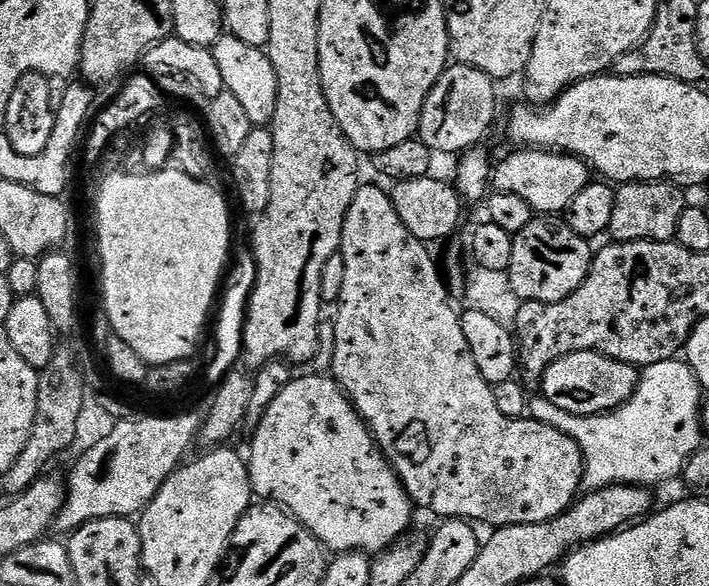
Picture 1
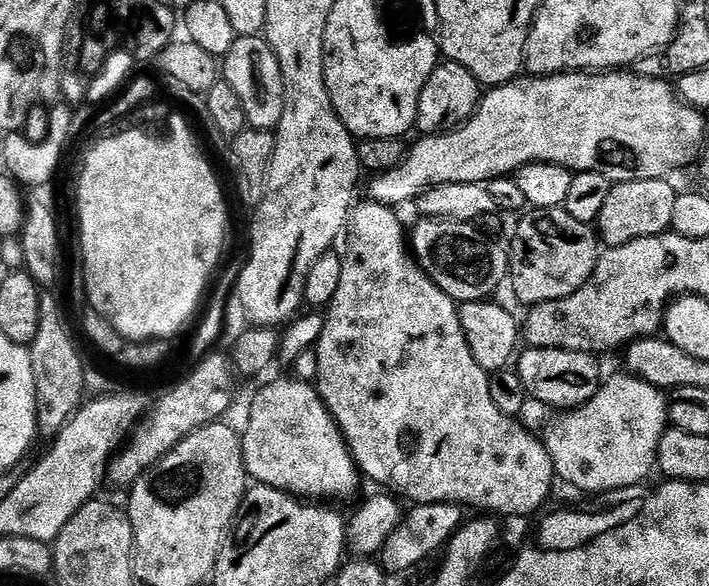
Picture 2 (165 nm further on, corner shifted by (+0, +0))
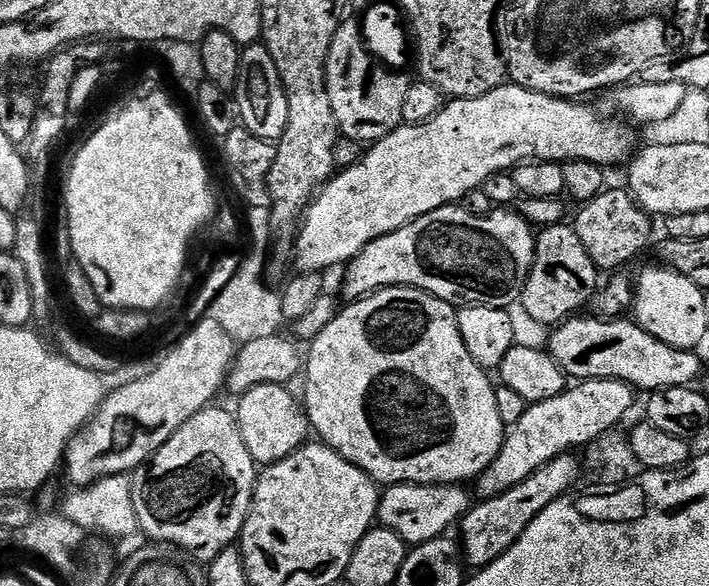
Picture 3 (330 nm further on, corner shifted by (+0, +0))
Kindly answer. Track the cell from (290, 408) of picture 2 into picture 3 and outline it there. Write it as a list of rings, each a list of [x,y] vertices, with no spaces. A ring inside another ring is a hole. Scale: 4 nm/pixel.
[[[259,384],[254,386],[254,390],[250,390],[239,397],[237,404],[240,405],[234,408],[236,424],[240,428],[242,442],[246,442],[246,450],[250,450],[252,459],[256,461],[257,465],[267,466],[278,462],[282,458],[294,454],[294,450],[298,450],[309,439],[310,425],[301,401],[294,399],[285,385]]]

